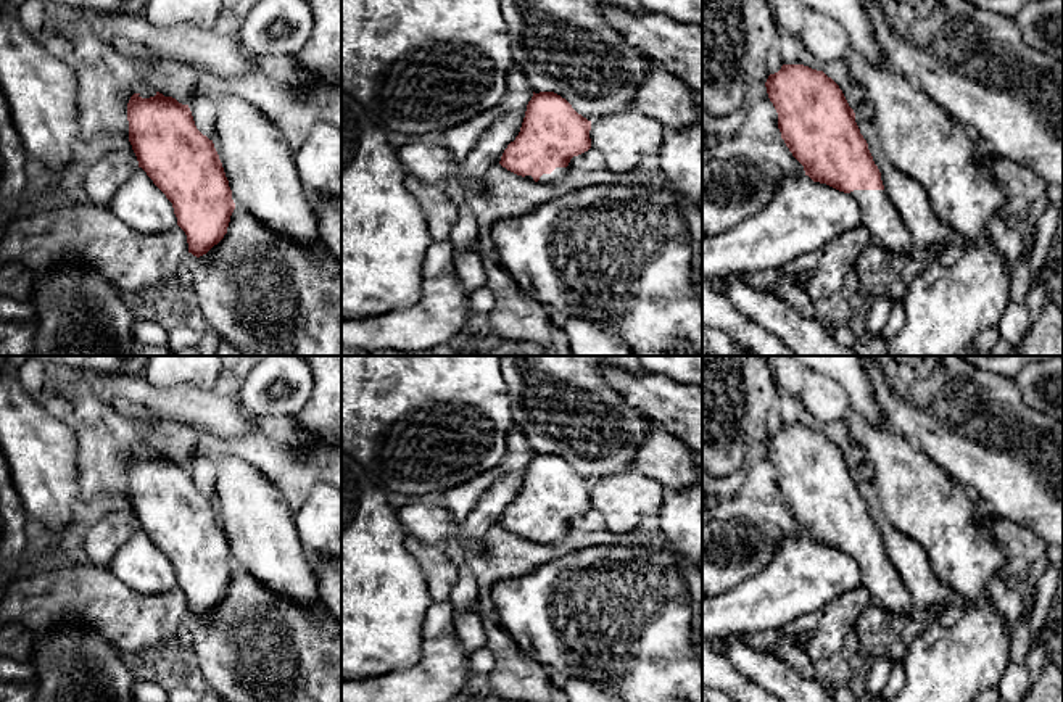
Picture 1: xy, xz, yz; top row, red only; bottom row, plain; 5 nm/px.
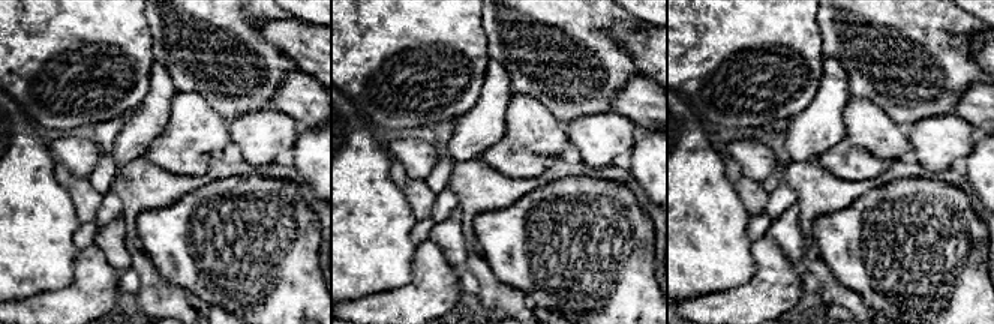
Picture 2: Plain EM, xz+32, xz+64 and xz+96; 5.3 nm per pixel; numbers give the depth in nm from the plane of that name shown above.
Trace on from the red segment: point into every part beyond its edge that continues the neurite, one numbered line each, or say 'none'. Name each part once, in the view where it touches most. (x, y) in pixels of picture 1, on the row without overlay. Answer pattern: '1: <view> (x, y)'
1: yz (886, 590)

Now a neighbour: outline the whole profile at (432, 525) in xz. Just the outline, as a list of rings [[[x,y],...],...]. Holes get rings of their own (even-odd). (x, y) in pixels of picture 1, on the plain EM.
[[[424,501],[396,509],[396,515],[406,535],[414,536],[427,546],[443,544],[456,526],[456,522],[445,506],[433,506]]]

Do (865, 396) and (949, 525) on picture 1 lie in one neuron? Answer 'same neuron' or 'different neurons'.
same neuron

